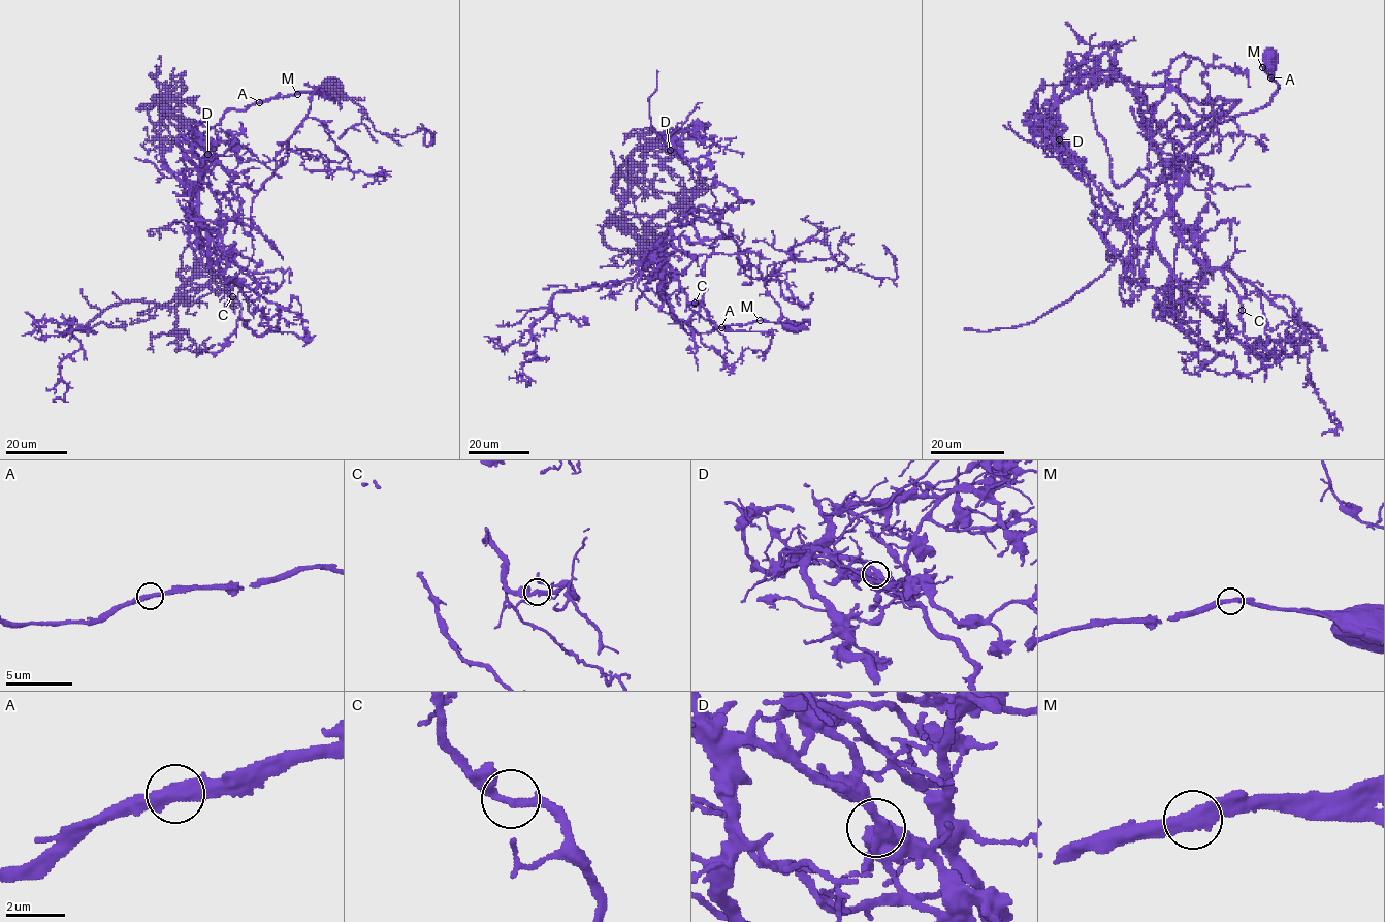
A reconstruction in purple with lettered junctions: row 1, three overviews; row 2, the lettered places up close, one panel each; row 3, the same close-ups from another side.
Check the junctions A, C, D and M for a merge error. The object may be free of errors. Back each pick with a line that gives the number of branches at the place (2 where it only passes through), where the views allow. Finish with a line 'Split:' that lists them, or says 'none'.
D: branches 2
Split: D

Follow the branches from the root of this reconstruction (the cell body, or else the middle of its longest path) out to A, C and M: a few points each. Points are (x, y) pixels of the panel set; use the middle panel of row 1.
A: (793, 327), (787, 329), (781, 324), (760, 320), (721, 327)
C: (793, 327), (755, 320), (687, 332), (671, 315), (664, 294), (670, 275), (659, 242), (686, 300), (695, 304)
M: (793, 327), (787, 329), (779, 323), (760, 320)

